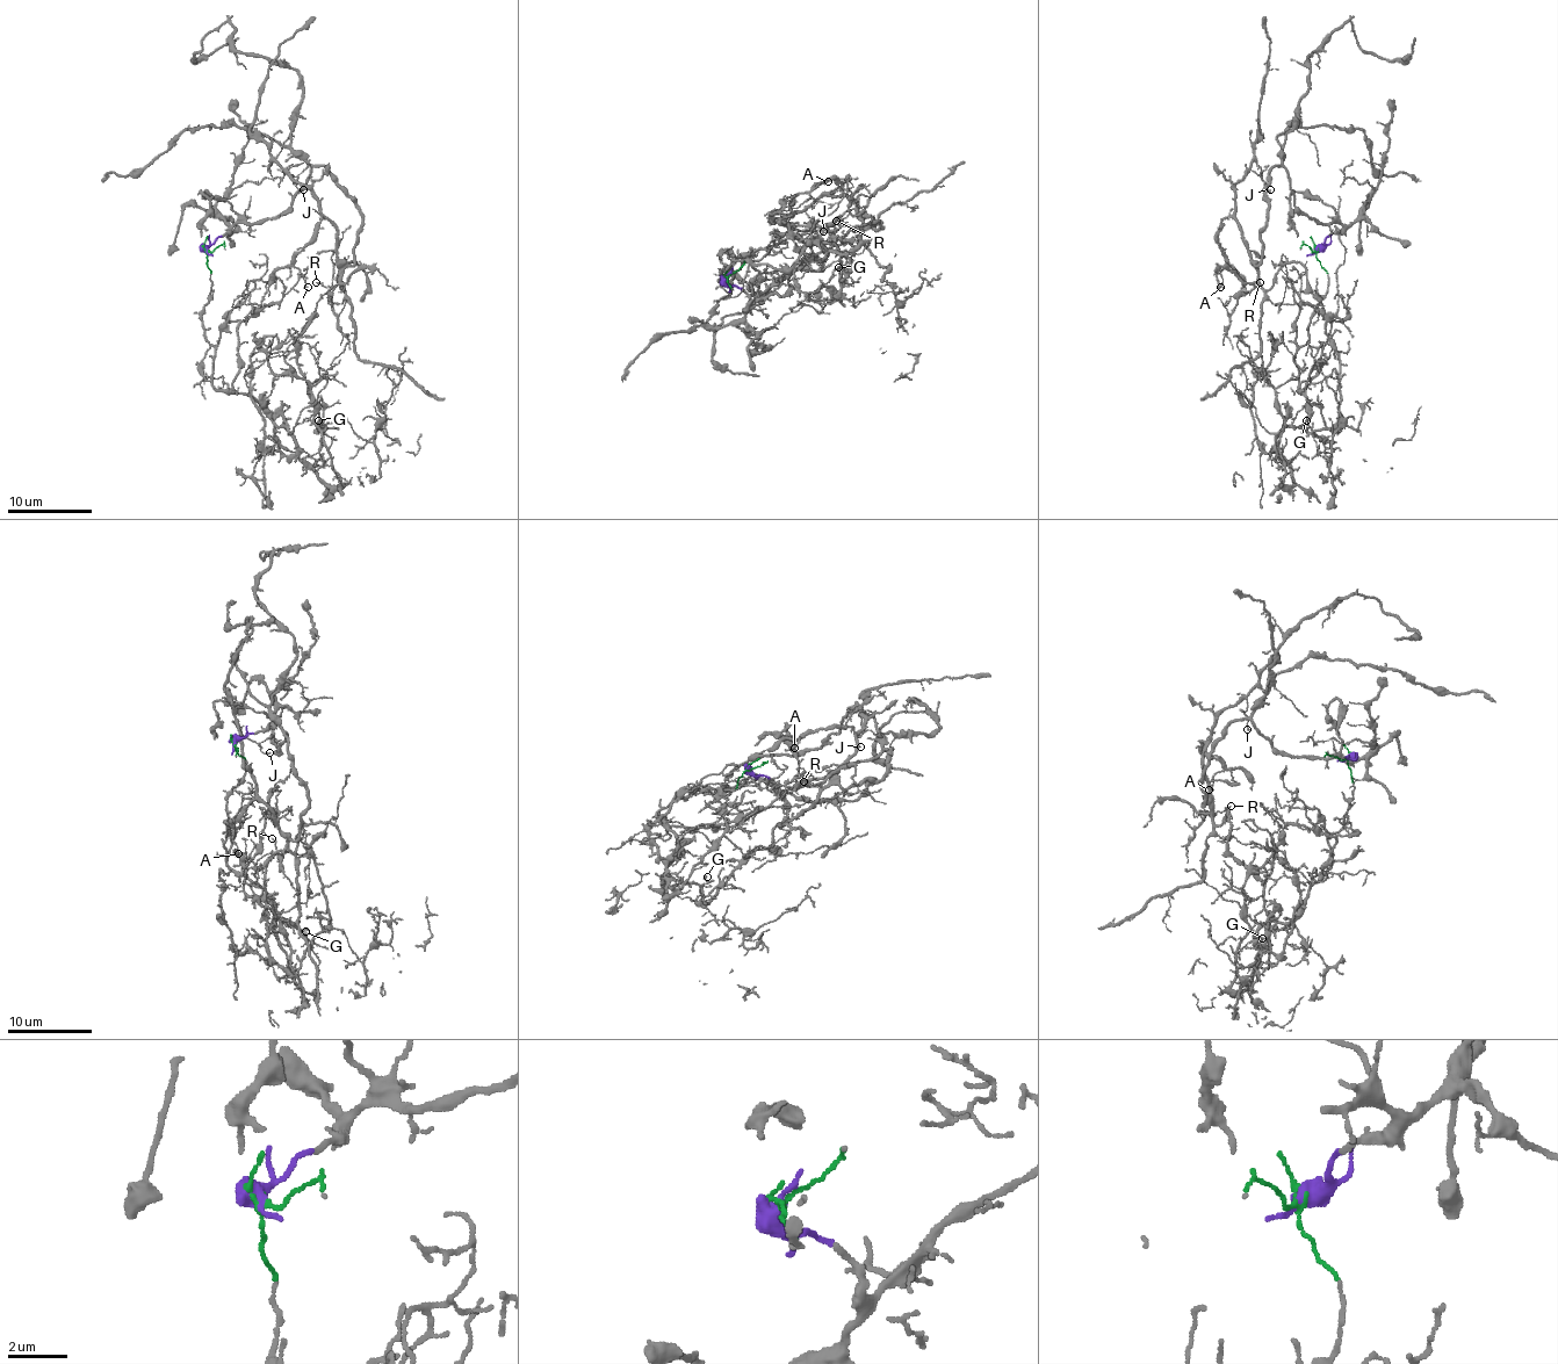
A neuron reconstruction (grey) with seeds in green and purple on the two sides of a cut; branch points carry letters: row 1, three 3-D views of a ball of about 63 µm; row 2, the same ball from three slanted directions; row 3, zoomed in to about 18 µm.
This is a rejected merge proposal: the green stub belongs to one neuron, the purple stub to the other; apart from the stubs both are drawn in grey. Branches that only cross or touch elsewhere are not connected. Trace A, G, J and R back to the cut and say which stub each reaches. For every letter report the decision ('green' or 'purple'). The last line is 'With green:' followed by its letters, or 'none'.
A: purple
G: green
J: purple
R: purple
With green: G

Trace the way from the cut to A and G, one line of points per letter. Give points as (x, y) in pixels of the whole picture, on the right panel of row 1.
A: (1315, 251), (1343, 228), (1308, 219), (1275, 166), (1262, 259), (1256, 266), (1226, 217), (1220, 287)
G: (1315, 251), (1328, 291), (1296, 351), (1307, 418), (1277, 438), (1290, 463), (1307, 420)

